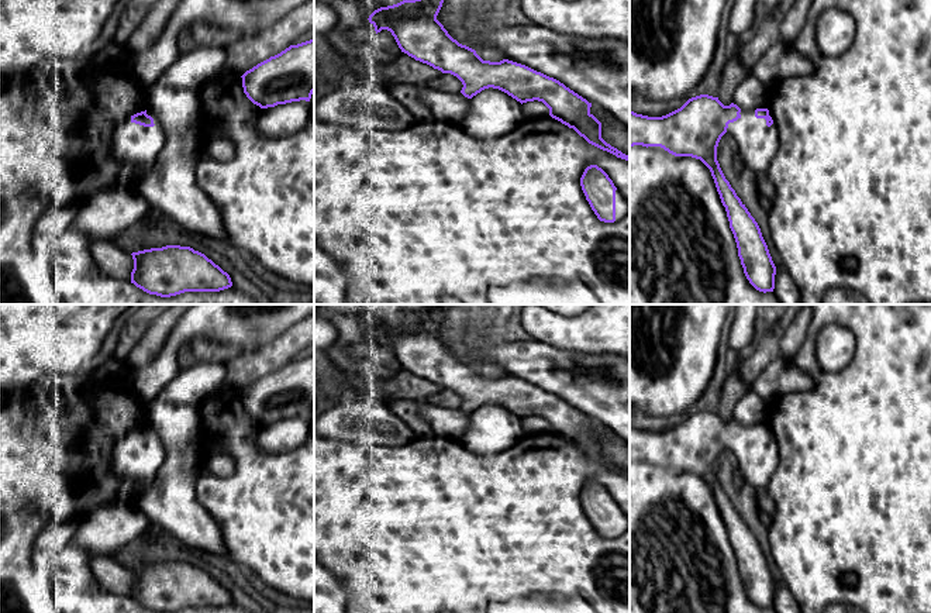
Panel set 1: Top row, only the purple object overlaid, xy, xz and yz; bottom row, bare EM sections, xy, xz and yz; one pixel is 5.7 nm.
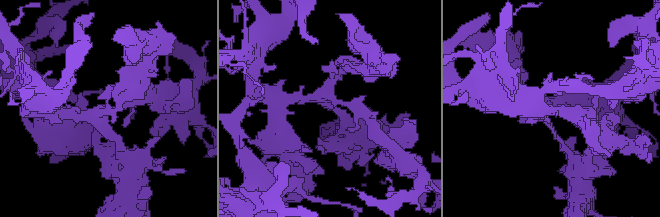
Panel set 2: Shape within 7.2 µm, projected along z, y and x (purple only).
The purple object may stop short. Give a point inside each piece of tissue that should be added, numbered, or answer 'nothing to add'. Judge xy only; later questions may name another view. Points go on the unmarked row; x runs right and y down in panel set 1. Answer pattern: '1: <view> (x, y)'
1: xy (134, 461)

